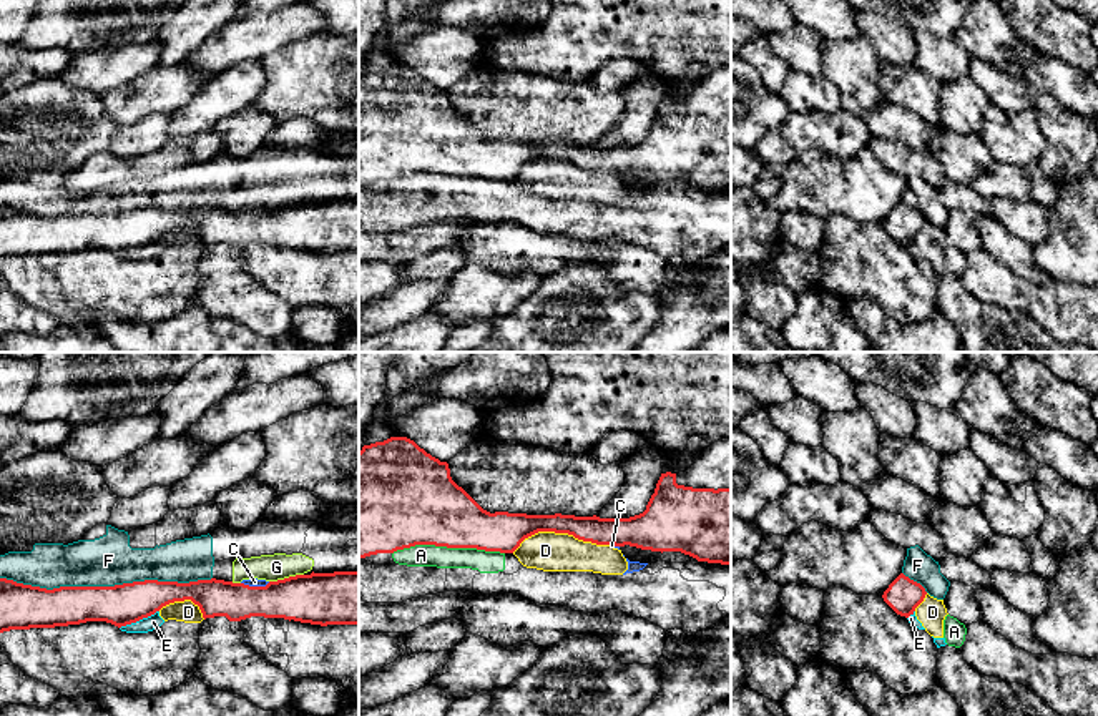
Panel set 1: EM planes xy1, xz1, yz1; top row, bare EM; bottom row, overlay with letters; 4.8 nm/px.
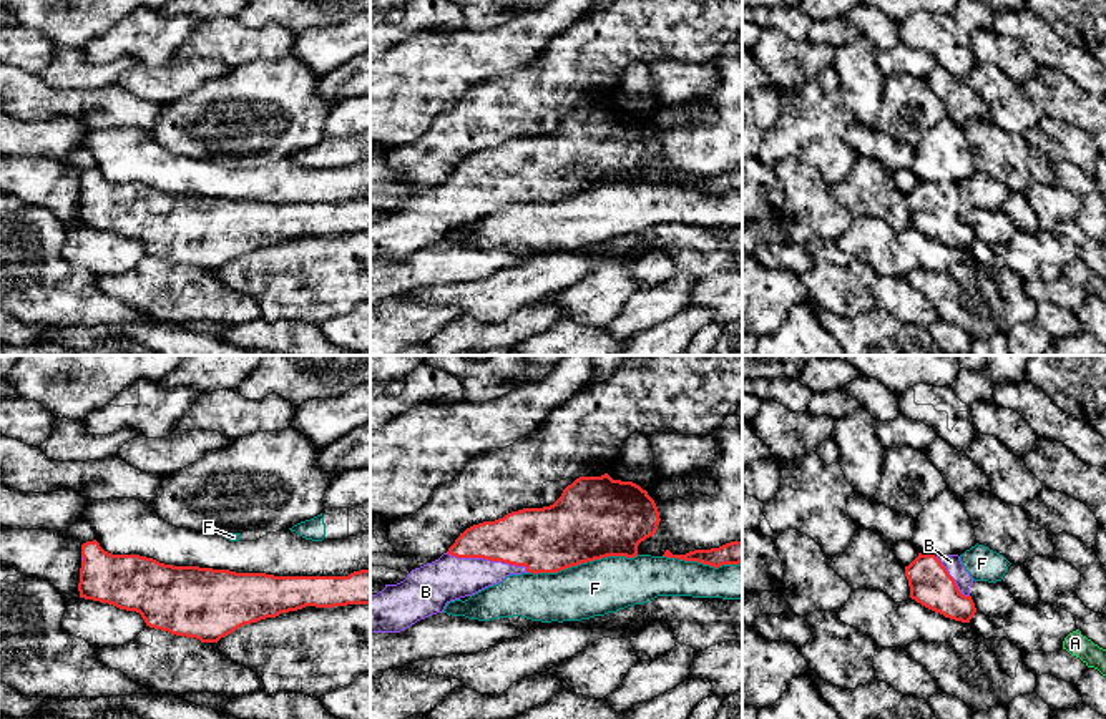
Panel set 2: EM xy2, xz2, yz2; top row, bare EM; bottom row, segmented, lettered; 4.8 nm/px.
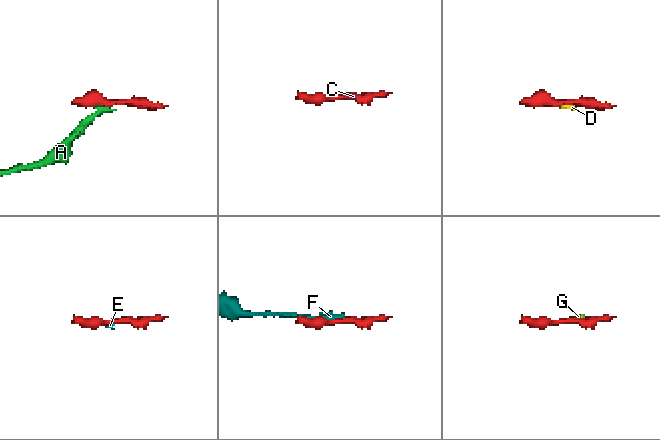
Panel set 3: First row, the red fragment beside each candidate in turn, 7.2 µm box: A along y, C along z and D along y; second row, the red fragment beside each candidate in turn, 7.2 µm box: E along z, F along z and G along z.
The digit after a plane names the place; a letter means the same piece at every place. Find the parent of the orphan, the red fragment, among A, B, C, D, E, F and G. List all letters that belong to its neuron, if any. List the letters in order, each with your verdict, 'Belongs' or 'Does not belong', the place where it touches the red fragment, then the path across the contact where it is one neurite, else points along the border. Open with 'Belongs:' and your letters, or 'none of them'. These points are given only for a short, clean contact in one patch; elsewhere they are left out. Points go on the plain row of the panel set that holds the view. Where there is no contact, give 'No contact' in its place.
Belongs: B
A: Does not belong. Touches red at xz1 (447, 175). Boundary: xz1 (504, 180), (411, 173), (392, 181)
B: Belongs. Touches red at xz2 (489, 186)
C: Does not belong. Touches red at xy1 (254, 215). Boundary: xy1 (269, 210), (264, 213), (241, 211)
D: Does not belong. Touches red at xz1 (560, 160)
E: Does not belong. Touches red at xy1 (138, 248). Boundary: xy1 (158, 238), (120, 256)
F: Does not belong. Touches red at xy1 (107, 215)
G: Does not belong. Touches red at xy1 (286, 206). Boundary: xy1 (303, 201), (269, 210)

